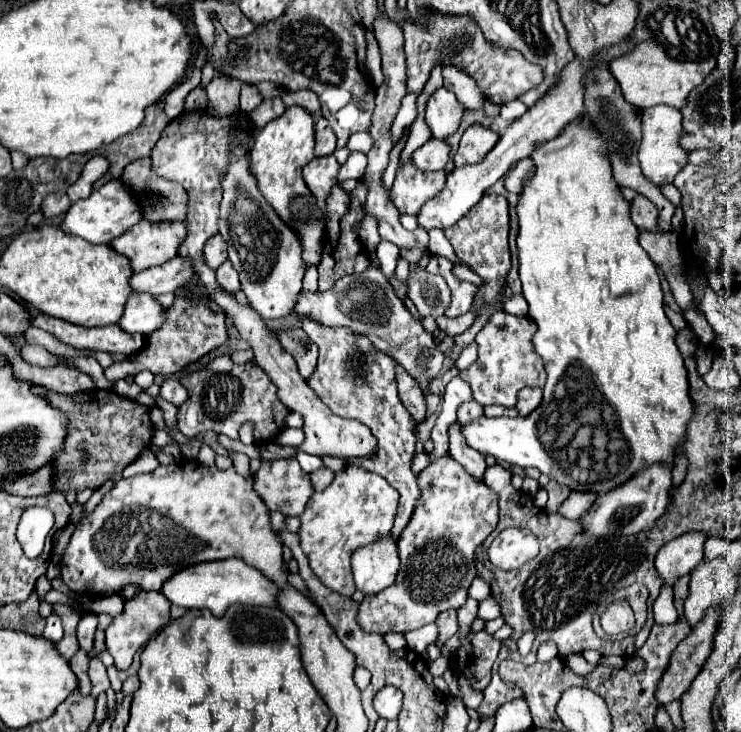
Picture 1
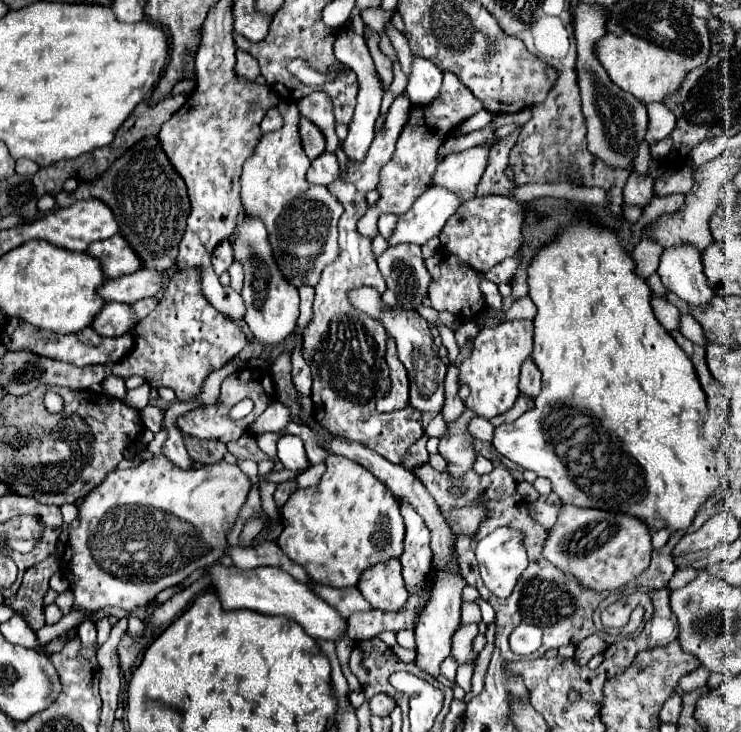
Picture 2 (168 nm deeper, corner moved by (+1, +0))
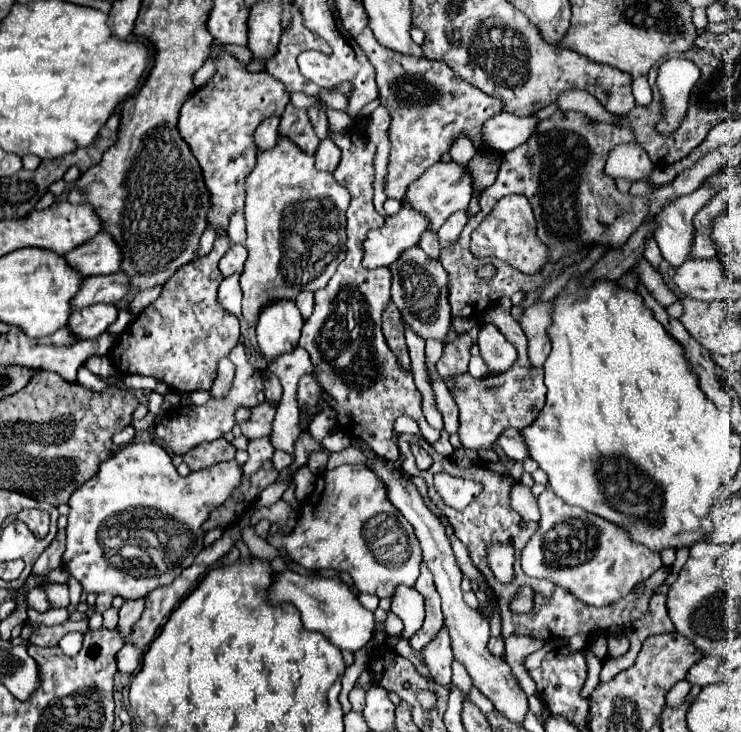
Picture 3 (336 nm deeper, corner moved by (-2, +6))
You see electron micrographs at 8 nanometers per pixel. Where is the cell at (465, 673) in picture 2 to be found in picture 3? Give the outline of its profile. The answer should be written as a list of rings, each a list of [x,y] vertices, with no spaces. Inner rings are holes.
[[[471,688],[471,700],[475,700],[475,706],[477,706],[481,712],[491,712],[491,710],[493,710],[493,704],[491,704],[477,688]]]

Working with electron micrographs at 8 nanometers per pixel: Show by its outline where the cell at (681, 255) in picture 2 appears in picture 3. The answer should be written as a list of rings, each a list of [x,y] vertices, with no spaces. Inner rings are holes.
[[[701,186],[693,194],[681,196],[673,200],[669,206],[665,206],[657,218],[659,228],[655,232],[655,240],[661,248],[663,258],[673,266],[679,268],[679,264],[687,262],[691,258],[691,246],[693,246],[693,216],[717,194],[715,188]]]

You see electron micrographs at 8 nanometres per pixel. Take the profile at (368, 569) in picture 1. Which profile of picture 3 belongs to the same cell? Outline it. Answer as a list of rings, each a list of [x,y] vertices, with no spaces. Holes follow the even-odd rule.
[[[395,588],[395,596],[391,596],[391,612],[405,624],[401,636],[411,638],[423,624],[423,596],[415,588]]]

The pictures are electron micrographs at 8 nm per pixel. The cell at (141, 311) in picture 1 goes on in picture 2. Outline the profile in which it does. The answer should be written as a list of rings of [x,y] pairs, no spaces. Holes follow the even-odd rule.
[[[112,302],[102,306],[102,310],[94,316],[90,328],[102,336],[118,336],[118,334],[132,332],[136,324],[138,320],[130,306],[120,306],[118,302]]]

